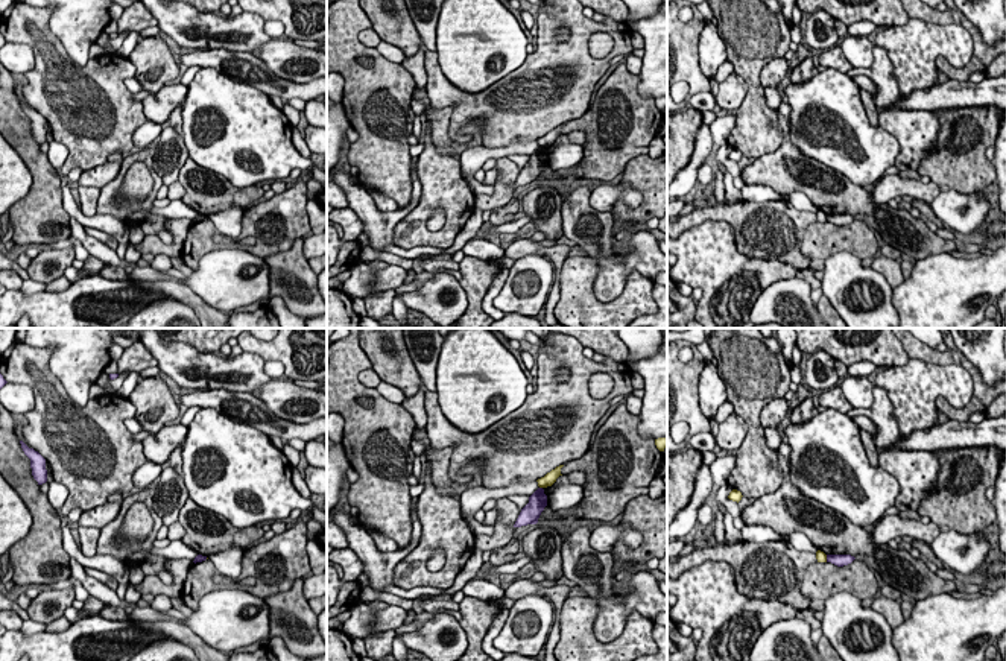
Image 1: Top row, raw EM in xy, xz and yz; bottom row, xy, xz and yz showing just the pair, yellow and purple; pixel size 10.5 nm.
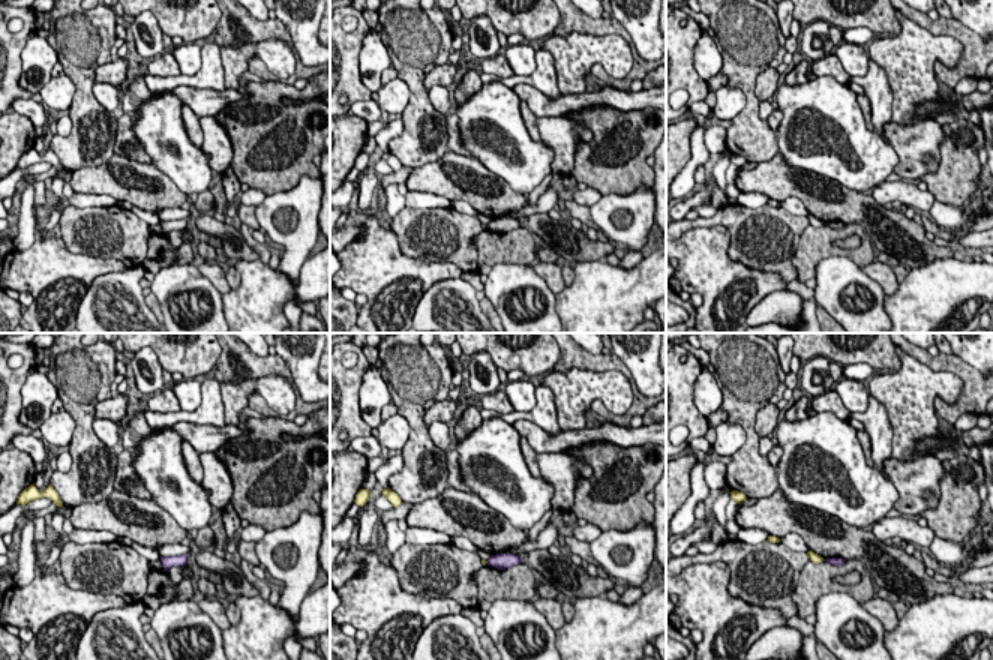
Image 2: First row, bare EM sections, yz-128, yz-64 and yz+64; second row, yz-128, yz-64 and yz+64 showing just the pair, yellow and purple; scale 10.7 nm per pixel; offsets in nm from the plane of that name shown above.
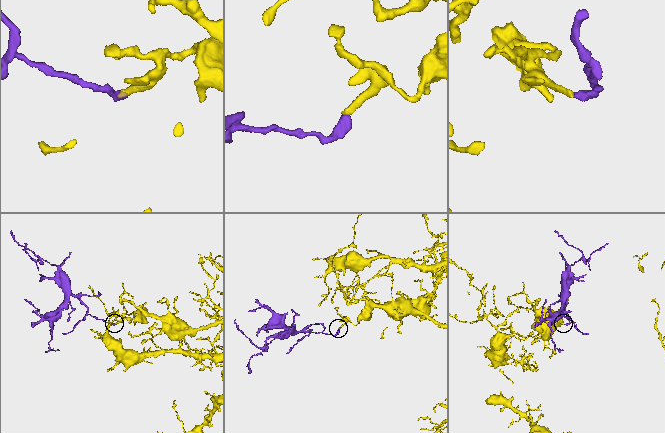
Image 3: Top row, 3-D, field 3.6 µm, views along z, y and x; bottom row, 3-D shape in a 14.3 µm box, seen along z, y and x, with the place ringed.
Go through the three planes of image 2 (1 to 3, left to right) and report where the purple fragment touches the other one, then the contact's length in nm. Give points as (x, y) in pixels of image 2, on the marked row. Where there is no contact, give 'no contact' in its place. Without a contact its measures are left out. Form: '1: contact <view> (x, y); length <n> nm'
1: no contact
2: no contact
3: no contact

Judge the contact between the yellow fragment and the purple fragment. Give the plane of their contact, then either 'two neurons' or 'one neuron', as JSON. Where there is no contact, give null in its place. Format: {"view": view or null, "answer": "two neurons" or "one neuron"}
{"view": "yz", "answer": "two neurons"}

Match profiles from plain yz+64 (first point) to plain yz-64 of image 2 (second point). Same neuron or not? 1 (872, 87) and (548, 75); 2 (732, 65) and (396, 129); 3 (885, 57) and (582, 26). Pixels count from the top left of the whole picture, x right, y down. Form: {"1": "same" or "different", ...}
{"1": "same", "2": "different", "3": "different"}

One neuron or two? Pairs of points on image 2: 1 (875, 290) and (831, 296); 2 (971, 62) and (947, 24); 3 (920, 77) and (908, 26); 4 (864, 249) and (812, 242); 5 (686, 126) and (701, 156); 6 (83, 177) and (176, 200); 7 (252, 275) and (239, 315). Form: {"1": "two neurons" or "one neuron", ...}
{"1": "one neuron", "2": "one neuron", "3": "one neuron", "4": "one neuron", "5": "two neurons", "6": "one neuron", "7": "one neuron"}

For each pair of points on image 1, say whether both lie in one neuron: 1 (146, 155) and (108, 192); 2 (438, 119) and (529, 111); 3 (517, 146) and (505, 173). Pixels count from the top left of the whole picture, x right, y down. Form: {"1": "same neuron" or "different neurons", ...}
{"1": "same neuron", "2": "different neurons", "3": "different neurons"}

